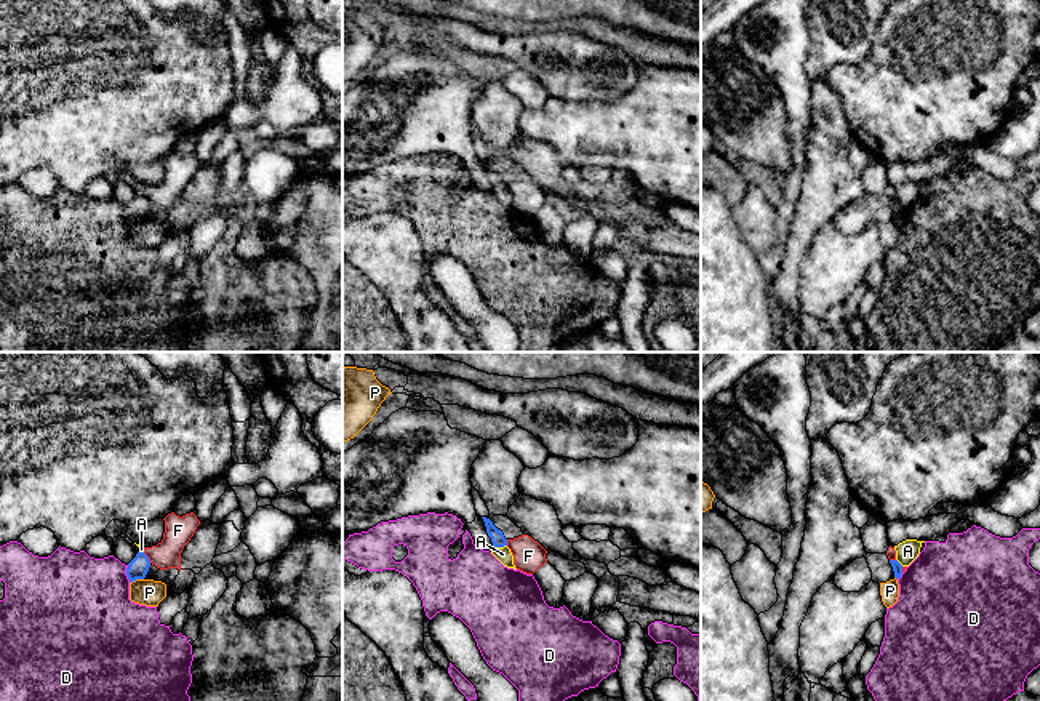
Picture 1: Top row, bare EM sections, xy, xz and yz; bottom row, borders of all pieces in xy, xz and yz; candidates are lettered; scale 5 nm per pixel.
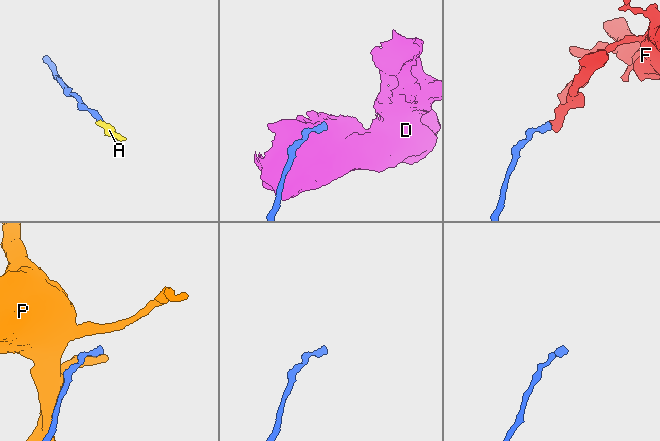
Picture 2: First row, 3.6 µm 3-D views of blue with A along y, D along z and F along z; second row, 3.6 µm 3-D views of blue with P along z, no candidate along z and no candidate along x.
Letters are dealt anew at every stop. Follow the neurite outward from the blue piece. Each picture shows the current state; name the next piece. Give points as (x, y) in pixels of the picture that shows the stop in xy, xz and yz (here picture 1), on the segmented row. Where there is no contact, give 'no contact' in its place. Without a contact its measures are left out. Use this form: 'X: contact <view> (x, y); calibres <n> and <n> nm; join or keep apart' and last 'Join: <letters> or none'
A: contact xz (500, 546); calibres 70 and 80 nm; join
D: contact xy (127, 573); calibres 100 and 440 nm; keep apart
F: contact xy (148, 557); calibres 100 and 140 nm; keep apart
P: contact xy (136, 578); calibres 100 and 140 nm; keep apart
Join: A

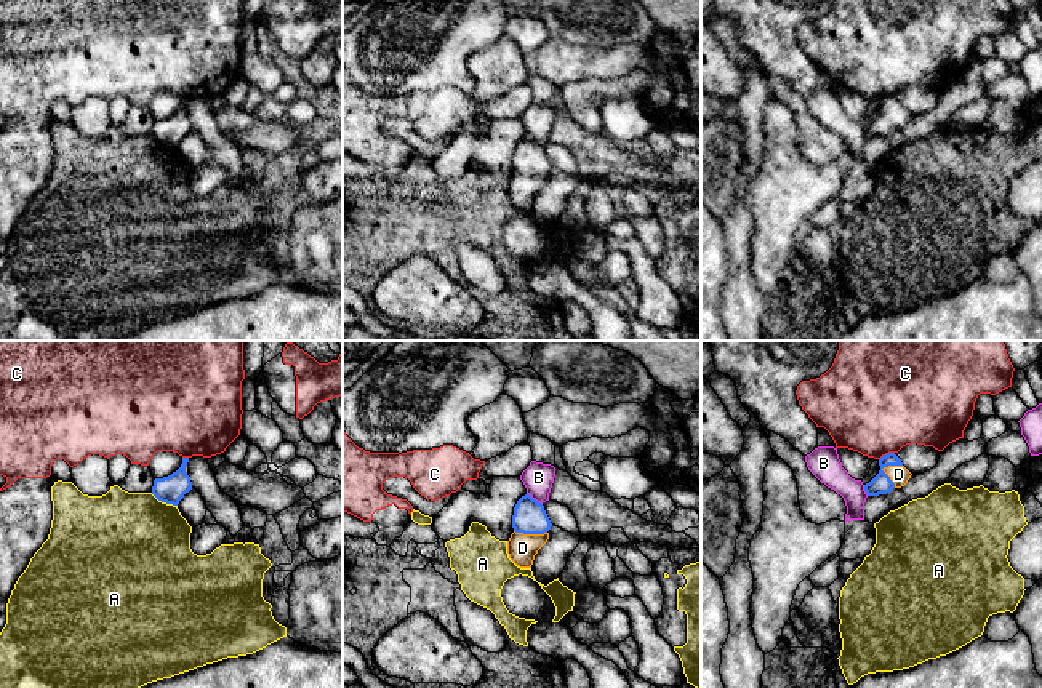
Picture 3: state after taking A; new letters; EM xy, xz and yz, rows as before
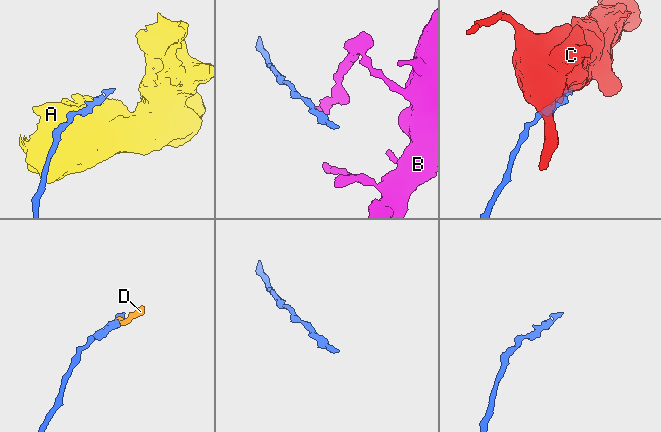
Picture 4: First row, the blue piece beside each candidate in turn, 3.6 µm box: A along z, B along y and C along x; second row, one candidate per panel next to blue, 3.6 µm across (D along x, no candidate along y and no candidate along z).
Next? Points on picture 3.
A: contact xy (164, 501); calibres 140 and 480 nm; keep apart
B: contact xz (535, 500); calibres 160 and 150 nm; keep apart
C: contact yz (885, 455); calibres 100 and 480 nm; keep apart
D: contact yz (889, 477); calibres 100 and 100 nm; join
Join: D

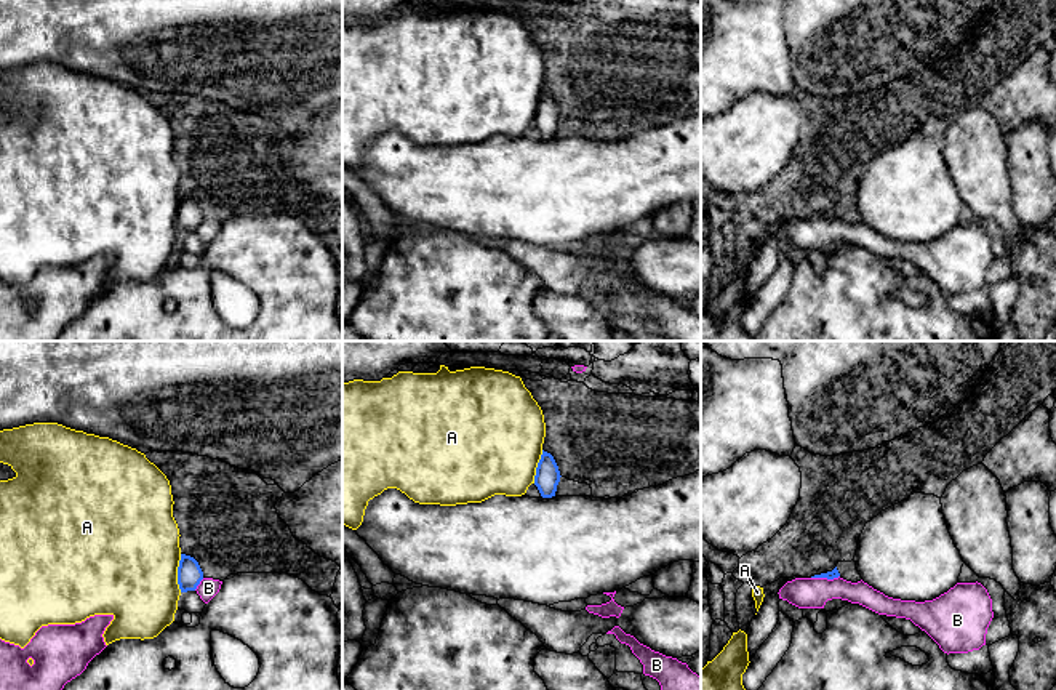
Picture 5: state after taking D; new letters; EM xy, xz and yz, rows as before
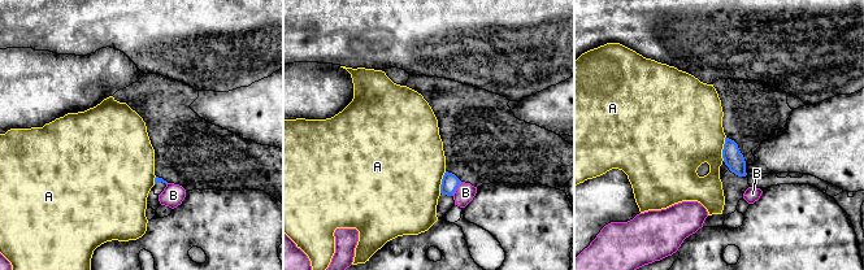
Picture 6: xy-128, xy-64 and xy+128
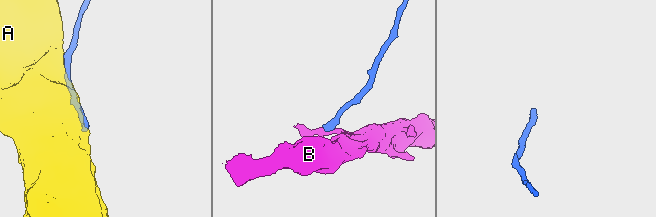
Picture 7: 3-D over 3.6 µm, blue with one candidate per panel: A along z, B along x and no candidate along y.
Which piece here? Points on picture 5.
A: contact xy (178, 573); calibres 130 and 500 nm; keep apart
B: contact yz (824, 577); calibres 50 and 160 nm; keep apart
Join: none

